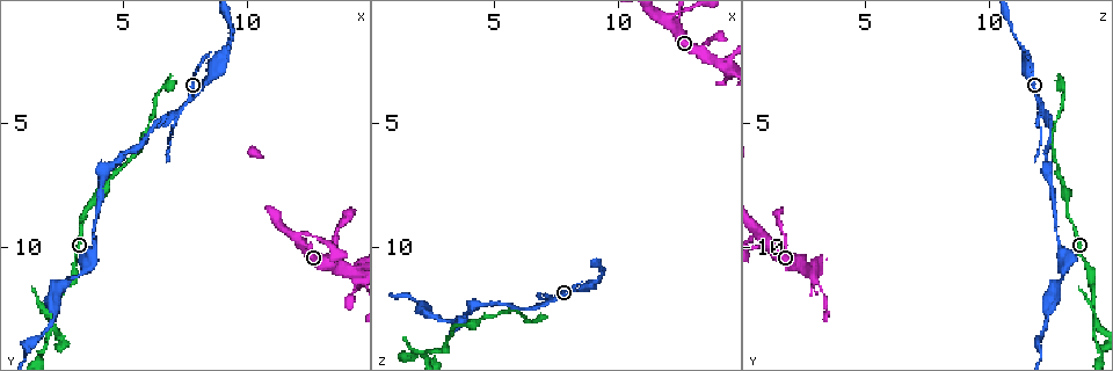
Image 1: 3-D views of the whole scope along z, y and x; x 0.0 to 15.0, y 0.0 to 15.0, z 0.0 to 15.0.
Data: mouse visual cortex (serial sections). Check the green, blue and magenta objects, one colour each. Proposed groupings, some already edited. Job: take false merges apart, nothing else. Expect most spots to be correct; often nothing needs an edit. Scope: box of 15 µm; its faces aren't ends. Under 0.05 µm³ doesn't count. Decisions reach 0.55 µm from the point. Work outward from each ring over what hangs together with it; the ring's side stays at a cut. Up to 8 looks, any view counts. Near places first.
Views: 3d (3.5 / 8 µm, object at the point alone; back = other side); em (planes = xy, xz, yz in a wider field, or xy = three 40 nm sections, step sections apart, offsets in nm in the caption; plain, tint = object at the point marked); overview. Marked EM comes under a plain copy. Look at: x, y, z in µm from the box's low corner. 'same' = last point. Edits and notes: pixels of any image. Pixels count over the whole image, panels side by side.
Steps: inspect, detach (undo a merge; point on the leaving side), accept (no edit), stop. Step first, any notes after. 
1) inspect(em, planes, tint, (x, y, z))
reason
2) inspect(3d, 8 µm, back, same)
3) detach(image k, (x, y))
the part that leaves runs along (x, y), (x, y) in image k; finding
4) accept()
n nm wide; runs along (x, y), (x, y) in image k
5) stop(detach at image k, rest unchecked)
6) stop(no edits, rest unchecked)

inspect(3d, 3.5 µm, (2.1, 13.2, 14.4))

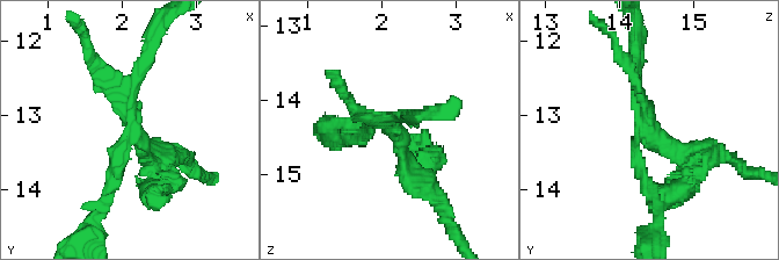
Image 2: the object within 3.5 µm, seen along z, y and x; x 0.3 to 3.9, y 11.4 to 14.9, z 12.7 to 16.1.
inspect(em, xy, step 5, tint, (2.15, 13.20, 14.35))
3 arms; arms of 150, 150, 200 nm

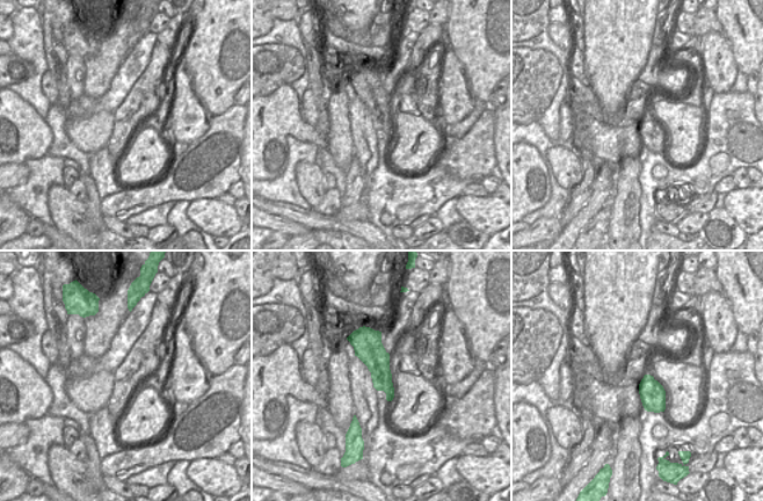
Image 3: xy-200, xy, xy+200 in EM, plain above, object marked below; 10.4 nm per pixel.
detach(image 2, (93, 64))
260 nm wide; a second cell is stuck on

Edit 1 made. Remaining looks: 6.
inspect(3d, 3.5 µm, (3.8, 10.5, 13.1))
abrupt turn

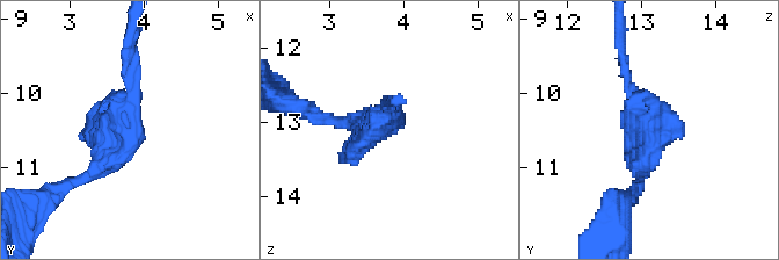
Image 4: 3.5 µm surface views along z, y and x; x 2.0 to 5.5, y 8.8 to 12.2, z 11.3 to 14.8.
inspect(em, xy, step 3, tint, (3.75, 10.50, 13.00))

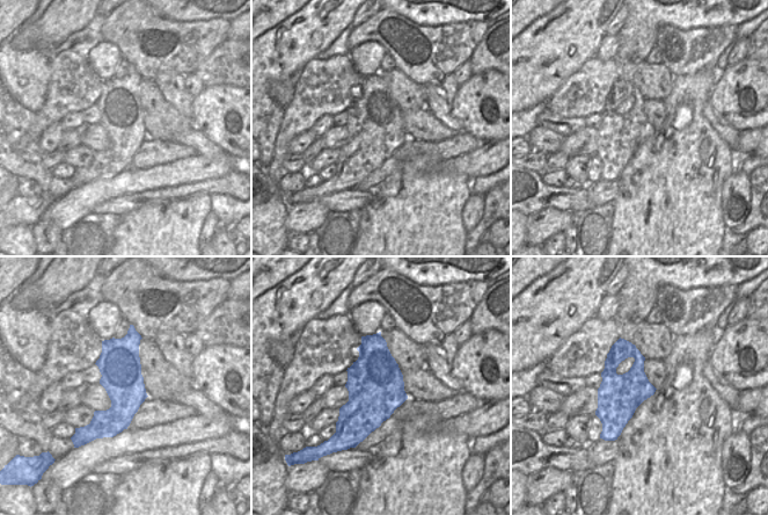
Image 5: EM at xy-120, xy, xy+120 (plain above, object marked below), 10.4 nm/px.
accept()
runs along (126, 60), (126, 139), (70, 182) in image 4; one cell here

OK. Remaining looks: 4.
inspect(3d, 3.5 µm, back, (3.7, 8.4, 13.1))
thick turns thin

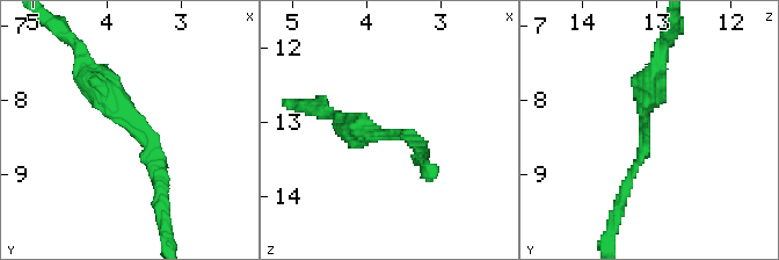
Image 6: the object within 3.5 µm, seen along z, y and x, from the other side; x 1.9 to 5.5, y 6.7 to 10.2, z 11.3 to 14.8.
inspect(em, xy, step 5, tint, (3.65, 8.30, 13.15))
arms of 150, 350 nm

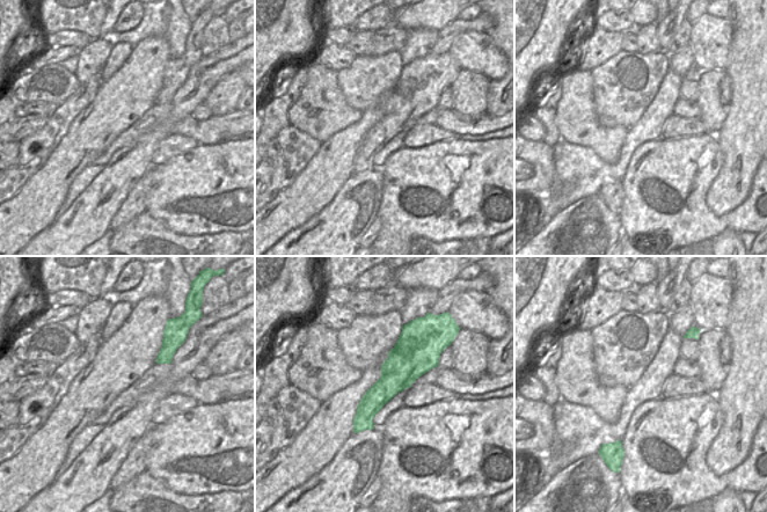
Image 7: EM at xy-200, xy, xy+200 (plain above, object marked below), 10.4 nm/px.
accept()
one cell here

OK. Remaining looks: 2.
inspect(3d, 3.5 µm, (14.4, 10.9, 2.8))
thin arm on a thick one

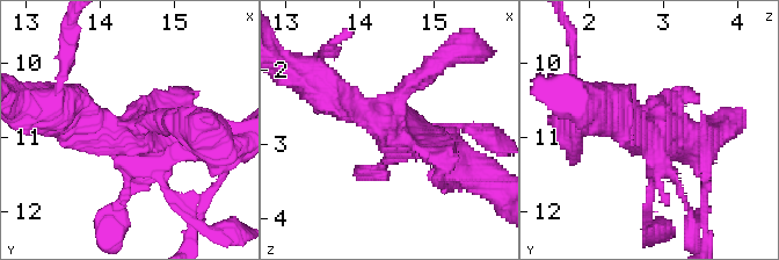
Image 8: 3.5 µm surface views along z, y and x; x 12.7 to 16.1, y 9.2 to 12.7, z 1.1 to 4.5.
inspect(em, xy, step 2, tint, (14.30, 11.00, 2.75))

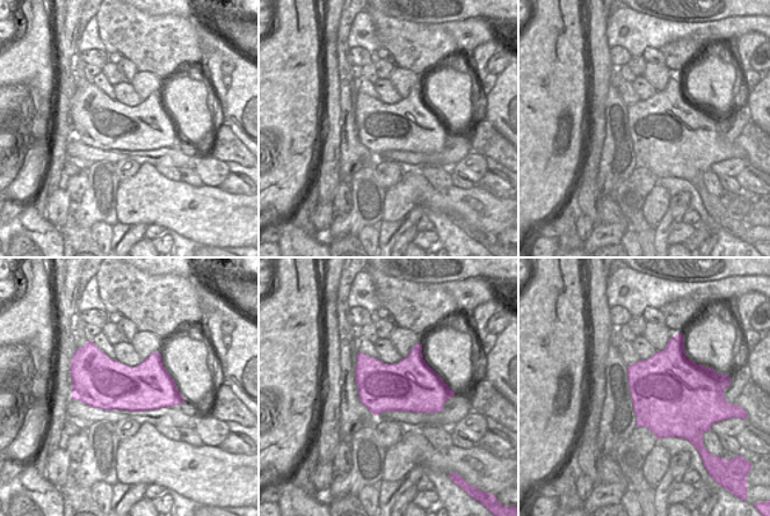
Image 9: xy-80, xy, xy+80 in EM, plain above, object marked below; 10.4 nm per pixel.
accept()
runs along (609, 106), (656, 152), (683, 199) in image 8; continuous, no second cell

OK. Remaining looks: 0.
stop(detach at image 2, rest unchecked)

